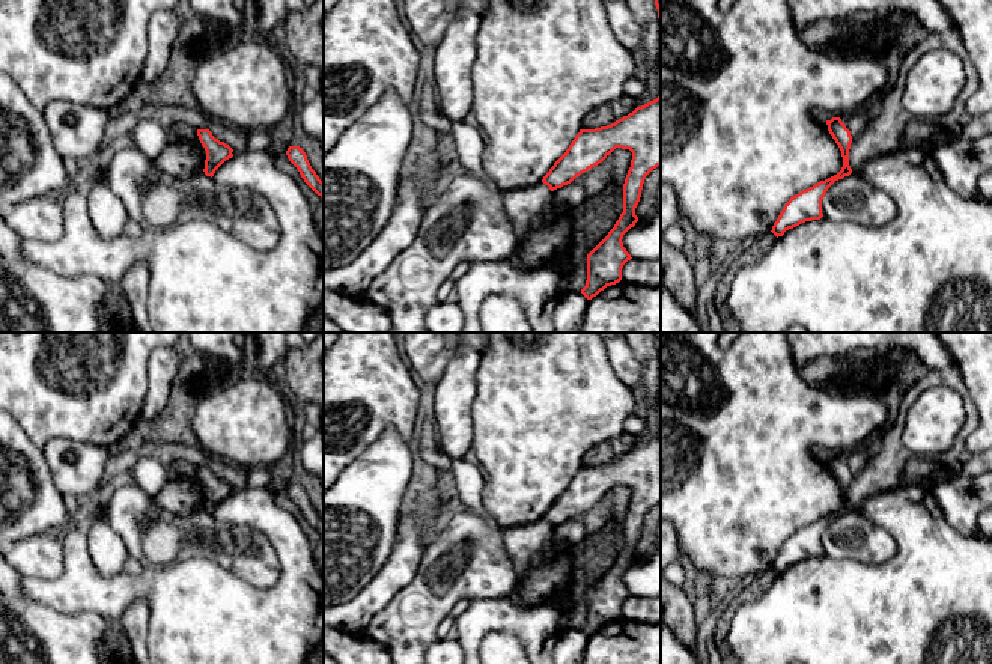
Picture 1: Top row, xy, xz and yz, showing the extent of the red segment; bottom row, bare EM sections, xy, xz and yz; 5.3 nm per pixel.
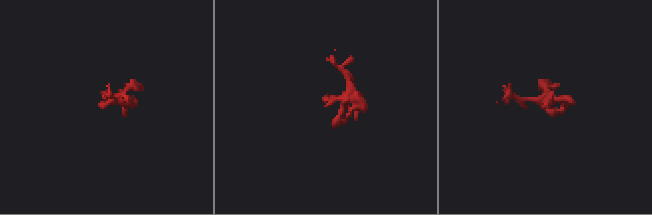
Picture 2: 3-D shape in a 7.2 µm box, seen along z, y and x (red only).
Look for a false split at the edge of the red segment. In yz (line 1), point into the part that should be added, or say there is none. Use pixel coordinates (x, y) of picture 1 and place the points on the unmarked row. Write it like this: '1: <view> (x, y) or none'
1: none

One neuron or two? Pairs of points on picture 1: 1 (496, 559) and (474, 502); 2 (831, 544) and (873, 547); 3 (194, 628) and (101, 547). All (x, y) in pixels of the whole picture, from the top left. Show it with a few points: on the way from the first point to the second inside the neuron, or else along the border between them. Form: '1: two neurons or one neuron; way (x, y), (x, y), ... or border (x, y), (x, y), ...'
1: two neurons; border (467, 509), (499, 529)
2: one neuron; way (842, 544), (863, 544)
3: two neurons; border (91, 554), (101, 574), (116, 575), (122, 571)

